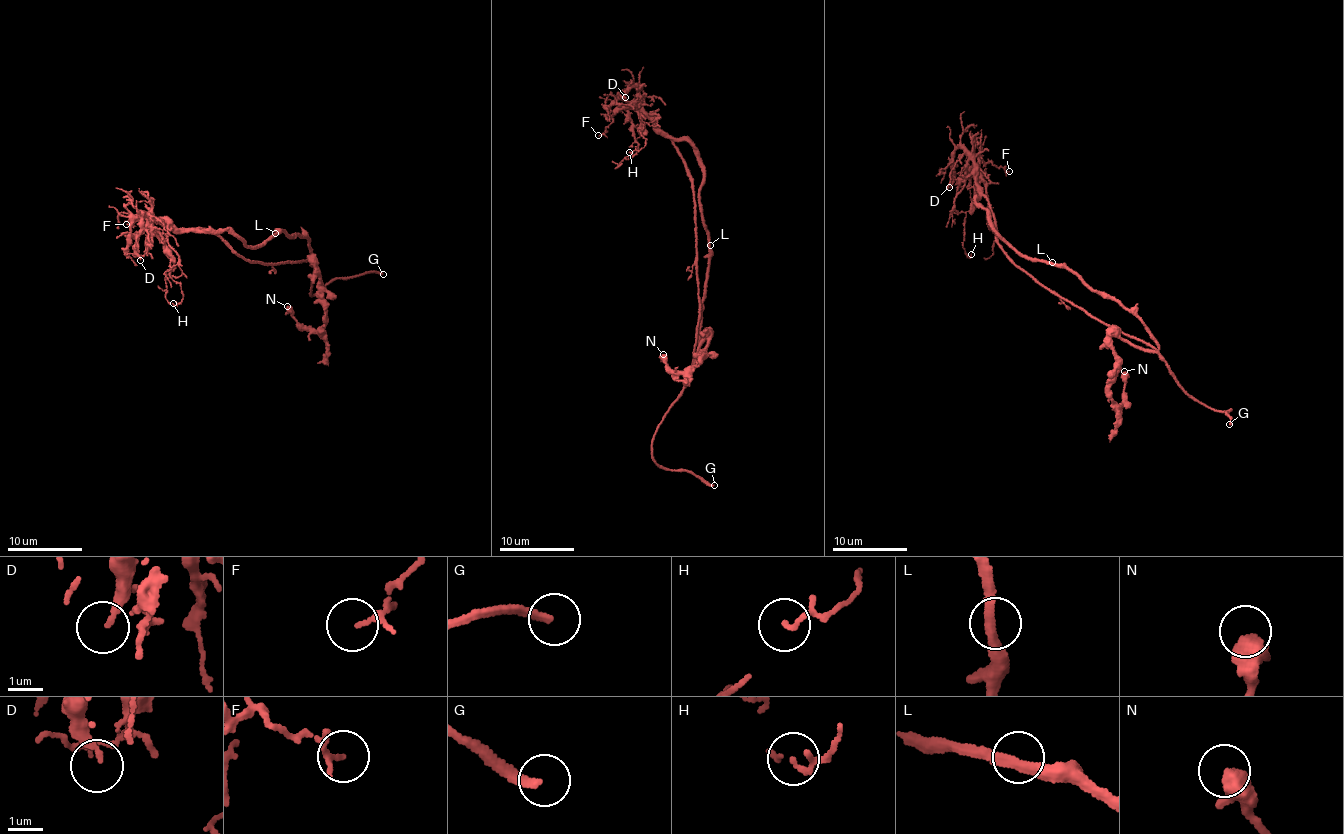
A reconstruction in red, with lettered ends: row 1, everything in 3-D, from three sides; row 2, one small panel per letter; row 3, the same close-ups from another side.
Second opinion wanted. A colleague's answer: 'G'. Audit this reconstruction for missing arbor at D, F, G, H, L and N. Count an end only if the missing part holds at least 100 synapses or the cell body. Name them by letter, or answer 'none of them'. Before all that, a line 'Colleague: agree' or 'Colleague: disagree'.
Colleague: agree
G

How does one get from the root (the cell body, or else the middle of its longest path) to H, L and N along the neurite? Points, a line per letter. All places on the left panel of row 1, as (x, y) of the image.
H: (271, 264), (249, 262), (201, 229), (169, 226), (167, 239), (179, 260), (170, 277), (182, 296), (173, 303)
L: (271, 264), (314, 257), (307, 238), (296, 235), (288, 238), (283, 231), (278, 235), (275, 233)
N: (271, 264), (310, 257), (321, 281), (325, 323), (315, 331), (306, 329), (287, 306)

